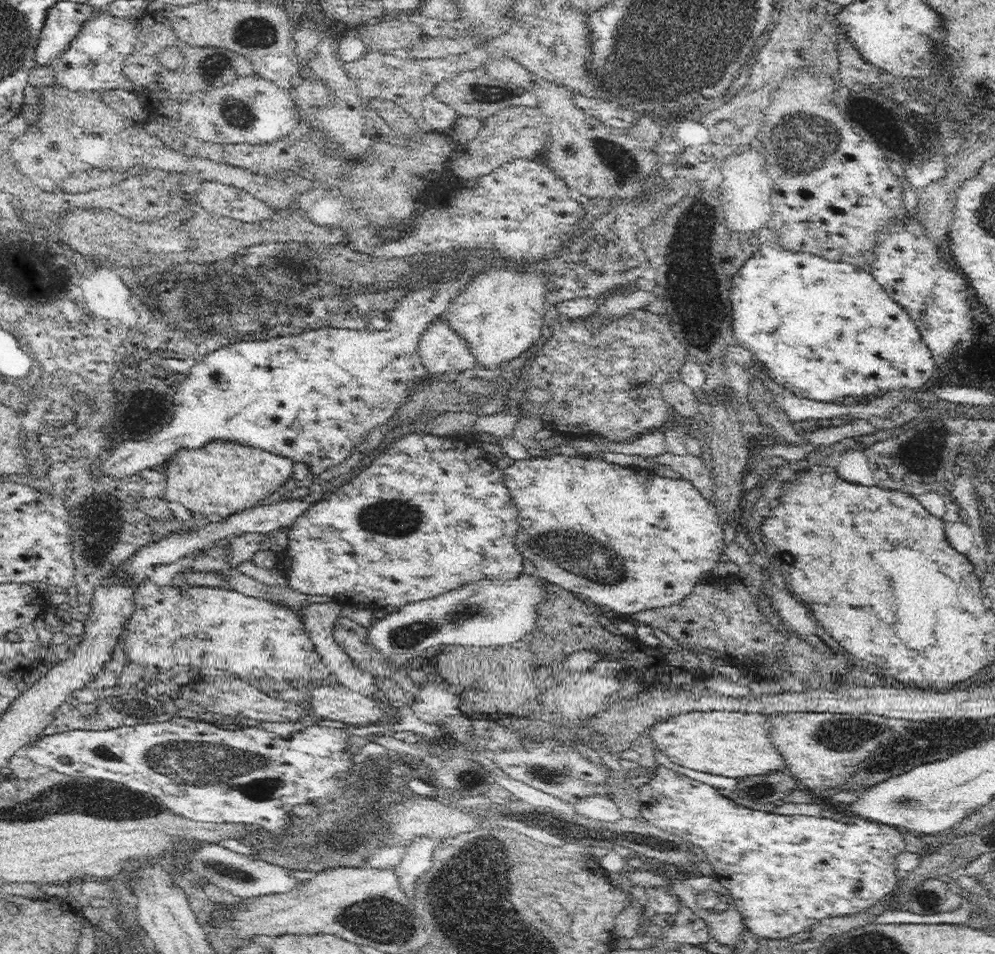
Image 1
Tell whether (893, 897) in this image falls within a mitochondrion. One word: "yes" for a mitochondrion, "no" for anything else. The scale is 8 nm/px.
no

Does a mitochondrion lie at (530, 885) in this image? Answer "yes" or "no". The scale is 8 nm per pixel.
no

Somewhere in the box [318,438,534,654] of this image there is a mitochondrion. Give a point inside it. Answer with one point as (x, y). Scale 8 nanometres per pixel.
(389, 517)

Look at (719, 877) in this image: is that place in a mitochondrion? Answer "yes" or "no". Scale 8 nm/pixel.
no

